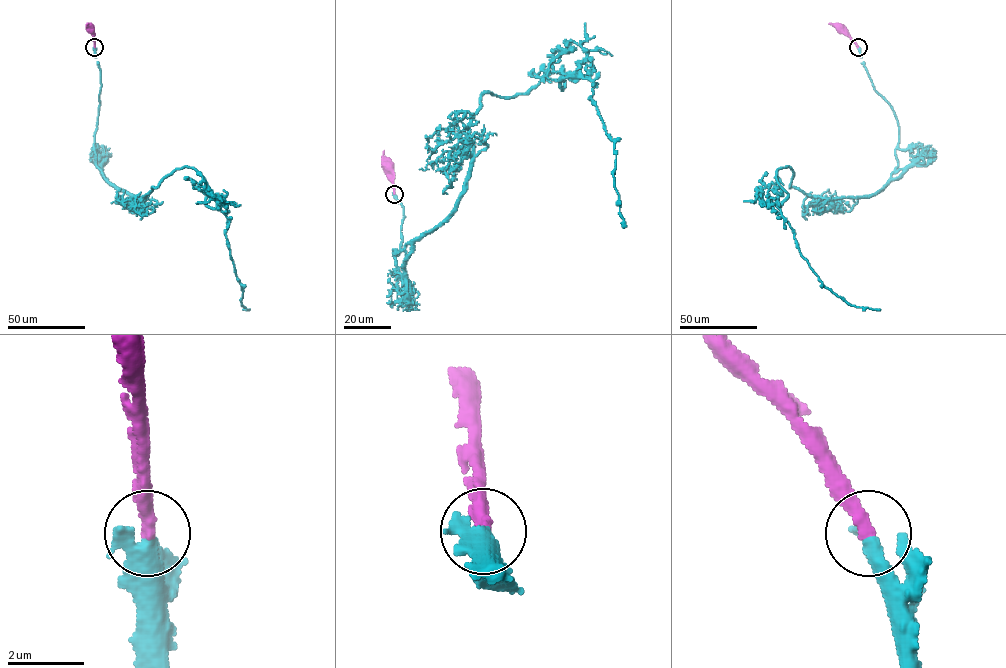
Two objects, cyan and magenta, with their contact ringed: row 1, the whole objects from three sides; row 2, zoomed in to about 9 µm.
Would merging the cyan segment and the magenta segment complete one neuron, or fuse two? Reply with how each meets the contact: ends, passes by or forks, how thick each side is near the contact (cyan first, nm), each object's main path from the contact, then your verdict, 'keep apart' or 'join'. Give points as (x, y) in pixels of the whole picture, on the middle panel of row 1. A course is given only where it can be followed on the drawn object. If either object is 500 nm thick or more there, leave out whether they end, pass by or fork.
550 nm thick on the cyan side, 360 nm on the other; cyan runs (394, 194), (397, 255), (454, 207), (480, 96), (558, 72), (562, 89), (593, 83), (626, 227); magenta runs (394, 194), (393, 175), (387, 168); join

